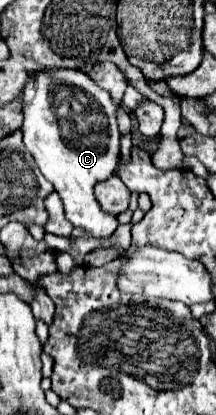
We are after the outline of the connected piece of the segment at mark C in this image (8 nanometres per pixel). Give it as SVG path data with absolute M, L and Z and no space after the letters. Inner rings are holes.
M58 68L58 70L40 70L36 74L30 76L30 80L24 84L22 88L22 110L24 110L24 124L22 124L22 132L24 132L24 146L28 148L28 152L32 154L32 158L36 160L40 172L44 174L44 178L48 182L54 184L54 190L60 194L62 202L64 202L64 210L66 210L66 218L80 228L86 228L94 238L102 238L102 236L110 236L118 222L116 216L110 216L106 212L100 210L96 198L94 198L94 186L98 180L106 180L116 172L116 166L120 162L120 130L118 130L118 104L110 98L110 94L106 90L100 90L100 86L96 86L96 82L92 82L92 78L88 78L86 72L82 70L72 70L72 68ZM56 84L70 84L72 88L82 88L86 94L92 94L92 98L100 104L100 110L106 114L108 120L104 120L106 124L92 124L92 130L76 130L76 126L62 126L54 106L50 104L50 92L54 90Z

